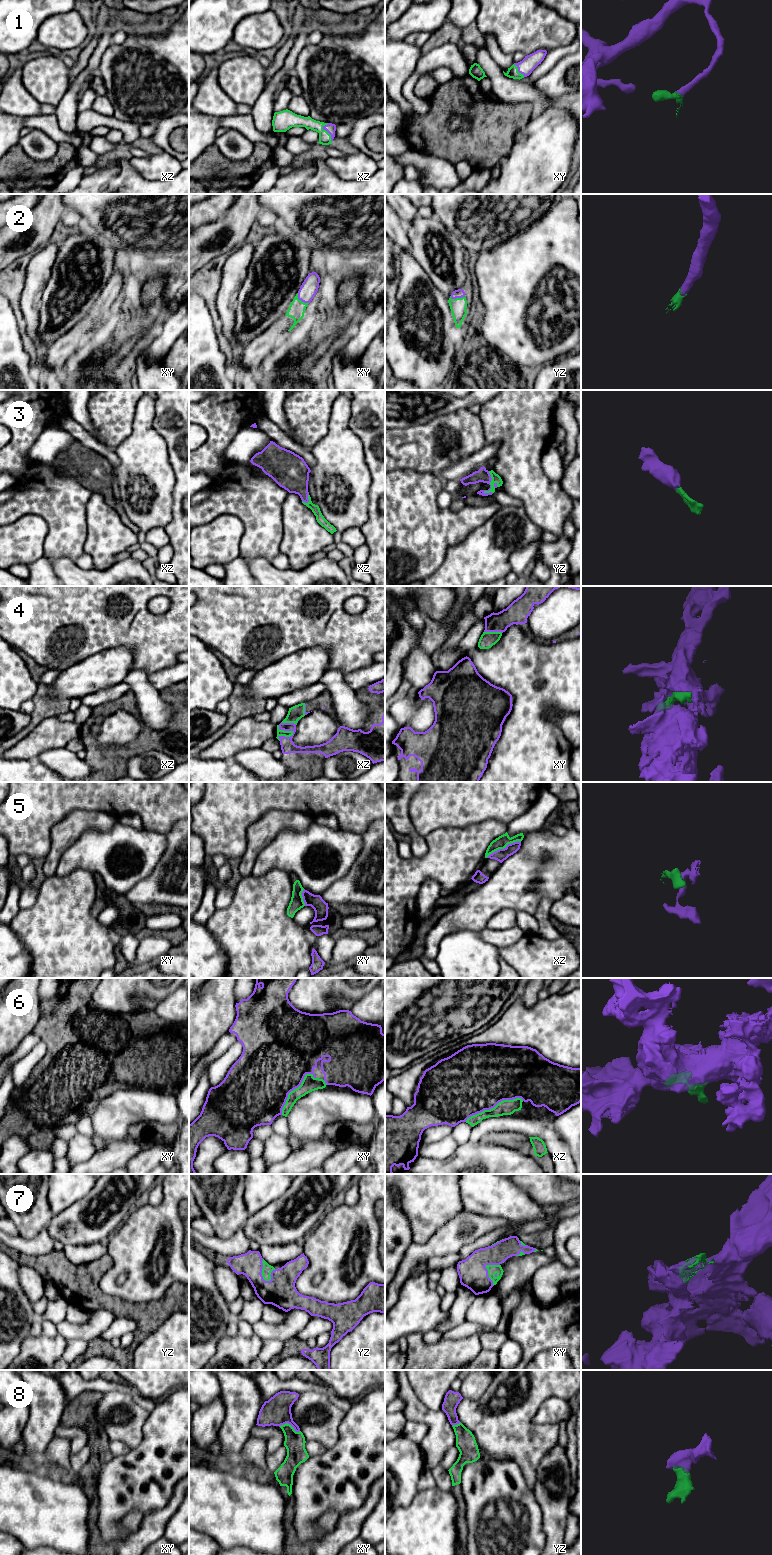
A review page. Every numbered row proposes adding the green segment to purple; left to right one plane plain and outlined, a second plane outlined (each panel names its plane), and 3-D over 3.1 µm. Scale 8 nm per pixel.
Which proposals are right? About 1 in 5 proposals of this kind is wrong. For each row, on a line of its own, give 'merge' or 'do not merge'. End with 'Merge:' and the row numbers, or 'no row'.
1: merge
2: merge
3: merge
4: merge
5: do not merge
6: merge
7: merge
8: merge
Merge: 1, 2, 3, 4, 6, 7, 8

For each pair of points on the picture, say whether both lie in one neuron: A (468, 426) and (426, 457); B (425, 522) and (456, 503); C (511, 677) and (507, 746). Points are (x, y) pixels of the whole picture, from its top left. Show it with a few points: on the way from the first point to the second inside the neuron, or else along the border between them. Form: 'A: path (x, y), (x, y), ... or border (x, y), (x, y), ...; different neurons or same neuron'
A: path (452, 426), (439, 422), (432, 432), (432, 441); same neuron
B: border (465, 505), (457, 511), (452, 511), (449, 508); different neurons
C: path (521, 694), (521, 729); same neuron

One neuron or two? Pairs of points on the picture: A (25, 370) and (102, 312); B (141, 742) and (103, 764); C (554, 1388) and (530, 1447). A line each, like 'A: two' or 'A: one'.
A: two
B: one
C: one

